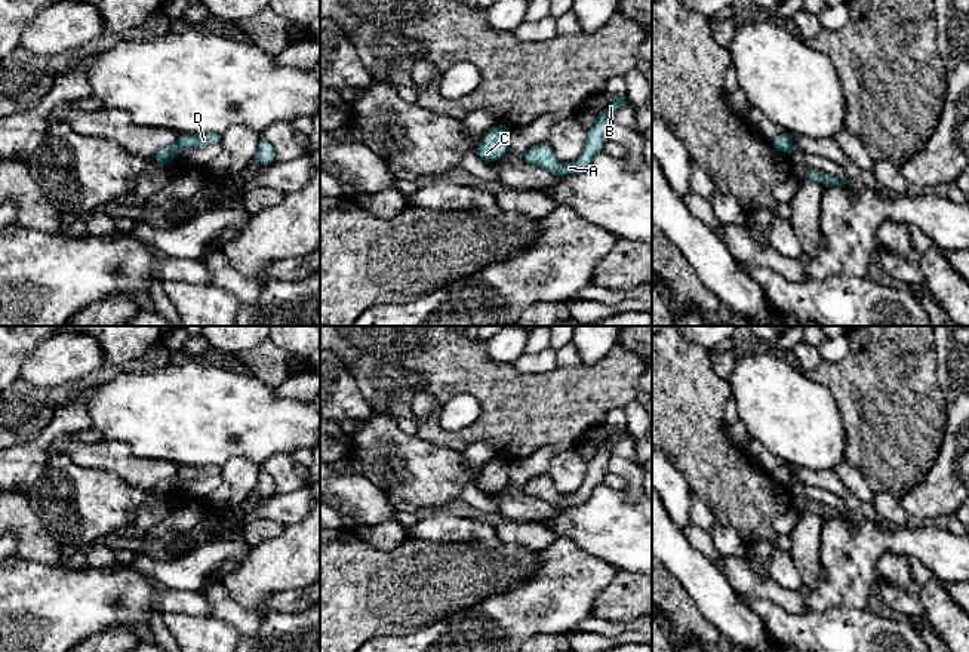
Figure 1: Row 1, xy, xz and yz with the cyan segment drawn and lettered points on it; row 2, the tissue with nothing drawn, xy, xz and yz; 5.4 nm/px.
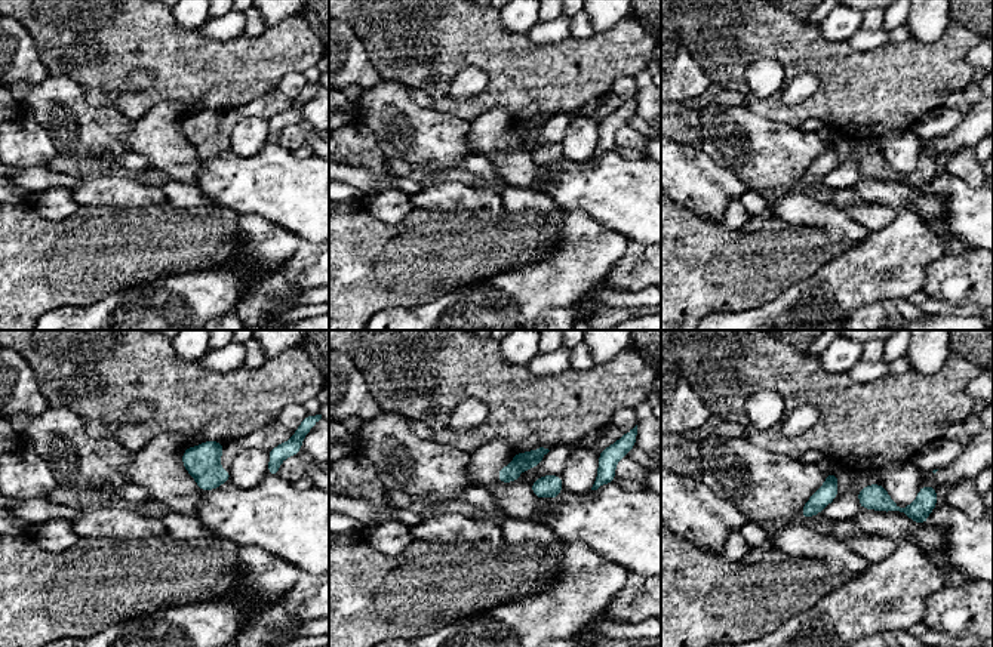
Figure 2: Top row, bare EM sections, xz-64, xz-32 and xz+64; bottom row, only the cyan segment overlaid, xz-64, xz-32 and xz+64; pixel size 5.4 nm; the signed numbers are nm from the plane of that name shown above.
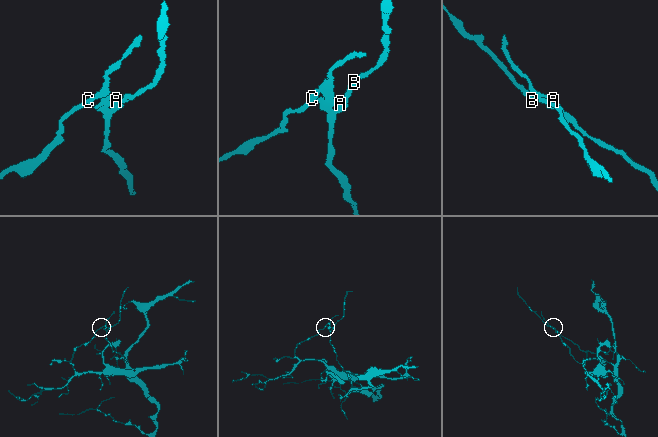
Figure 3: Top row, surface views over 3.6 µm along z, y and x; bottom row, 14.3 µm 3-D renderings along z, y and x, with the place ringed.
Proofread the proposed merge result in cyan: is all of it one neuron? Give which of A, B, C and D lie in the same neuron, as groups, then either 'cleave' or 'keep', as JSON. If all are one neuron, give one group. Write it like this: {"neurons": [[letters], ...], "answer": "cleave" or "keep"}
{"neurons": [["A", "B", "D"], ["C"]], "answer": "cleave"}

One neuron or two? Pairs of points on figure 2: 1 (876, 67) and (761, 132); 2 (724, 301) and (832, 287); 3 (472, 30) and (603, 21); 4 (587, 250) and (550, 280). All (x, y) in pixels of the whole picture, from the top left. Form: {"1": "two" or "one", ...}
{"1": "two", "2": "two", "3": "two", "4": "one"}

